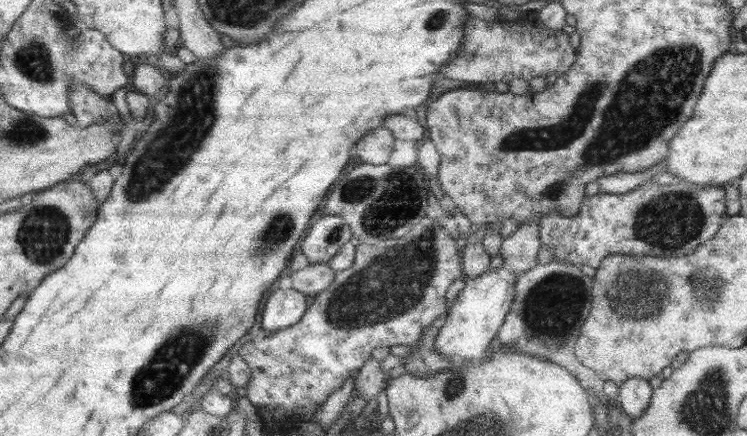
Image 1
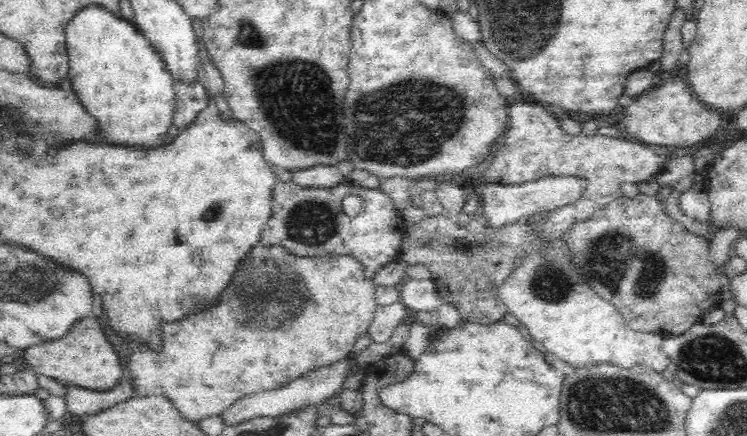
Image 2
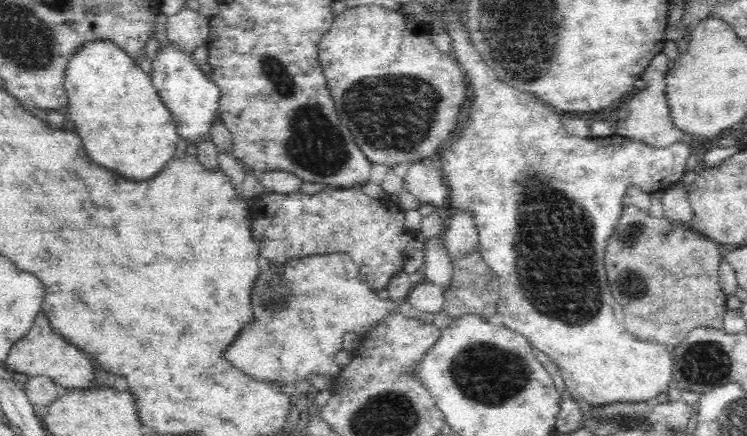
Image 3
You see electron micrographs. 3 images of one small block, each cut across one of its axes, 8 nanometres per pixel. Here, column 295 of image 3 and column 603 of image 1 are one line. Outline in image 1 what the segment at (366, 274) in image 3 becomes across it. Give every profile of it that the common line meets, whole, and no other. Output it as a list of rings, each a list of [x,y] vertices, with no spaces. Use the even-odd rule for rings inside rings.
[[[646,181],[630,192],[608,194],[602,191],[593,196],[586,195],[576,216],[567,217],[558,209],[540,218],[540,242],[544,248],[554,246],[554,258],[580,267],[583,264],[598,269],[608,255],[644,255],[653,257],[682,257],[692,253],[696,247],[710,240],[726,217],[726,193],[721,186],[696,186],[680,181],[669,185]]]

